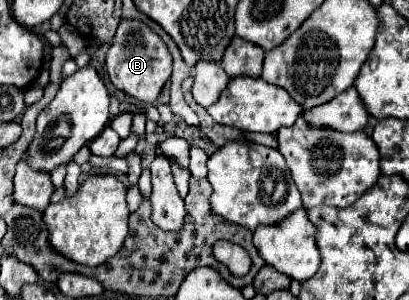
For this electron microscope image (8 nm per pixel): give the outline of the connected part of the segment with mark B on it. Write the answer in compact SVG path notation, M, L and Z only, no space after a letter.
M121 19L119 29L107 51L107 73L117 89L137 97L139 101L151 103L157 99L161 87L171 77L171 65L173 65L173 57L167 45L161 41L157 33L149 29L149 25L145 25L145 21Z

